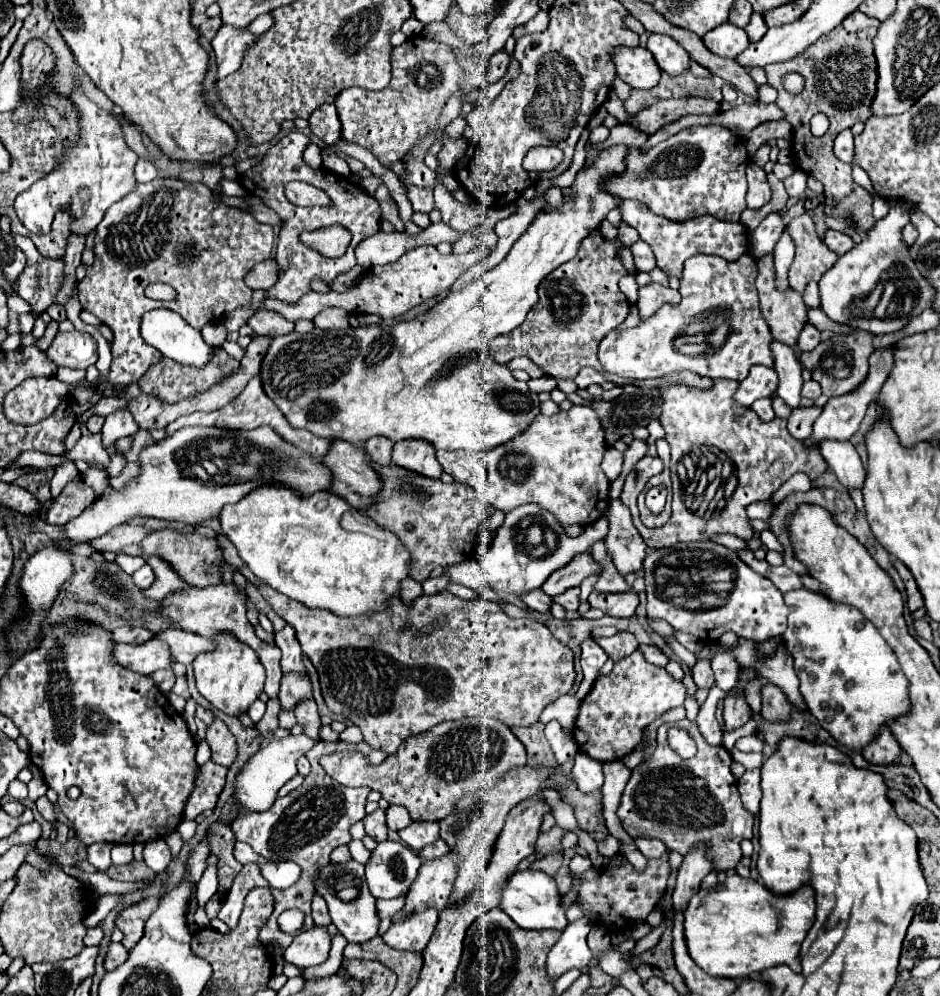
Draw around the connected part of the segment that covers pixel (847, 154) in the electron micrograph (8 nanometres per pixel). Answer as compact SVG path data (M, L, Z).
M844 129L842 133L838 133L836 141L834 141L834 155L844 161L844 163L852 163L854 157L854 137L850 133L850 129Z

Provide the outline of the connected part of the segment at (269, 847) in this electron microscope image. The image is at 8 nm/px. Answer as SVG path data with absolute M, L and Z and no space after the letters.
M318 741L306 753L306 757L312 765L312 771L306 775L304 783L298 789L294 789L290 795L274 801L274 805L268 811L262 811L262 813L242 811L230 825L236 839L246 841L258 855L264 855L272 861L292 859L302 867L302 875L292 887L270 889L272 897L274 897L274 911L260 931L260 941L264 941L264 943L276 943L282 949L286 949L292 943L294 935L280 931L278 921L276 921L278 915L286 909L296 907L296 909L304 911L306 919L304 919L302 930L310 929L314 925L312 915L310 915L310 901L314 895L314 883L316 883L322 867L326 867L330 863L330 853L334 851L334 847L350 843L350 833L348 833L350 825L366 817L364 805L366 805L366 795L370 793L370 789L344 787L338 781L332 781L332 777L328 777L320 765L322 755L330 755L330 753L338 753L338 751L360 751L366 757L366 761L372 765L378 765L388 757L382 751L372 749L364 743L354 745L354 743L344 743L344 741L336 741L336 743Z

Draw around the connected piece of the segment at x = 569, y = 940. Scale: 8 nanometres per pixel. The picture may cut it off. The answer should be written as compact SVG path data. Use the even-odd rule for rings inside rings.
M580 917L568 923L562 937L548 953L546 967L550 979L558 979L562 973L566 973L572 967L582 969L592 959L592 953L586 945L586 935L590 933L590 927L592 923L588 917Z

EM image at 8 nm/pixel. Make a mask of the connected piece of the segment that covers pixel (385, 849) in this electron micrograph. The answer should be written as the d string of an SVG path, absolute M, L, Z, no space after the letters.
M382 841L366 863L366 883L374 897L392 899L406 893L416 879L420 857L398 841Z

